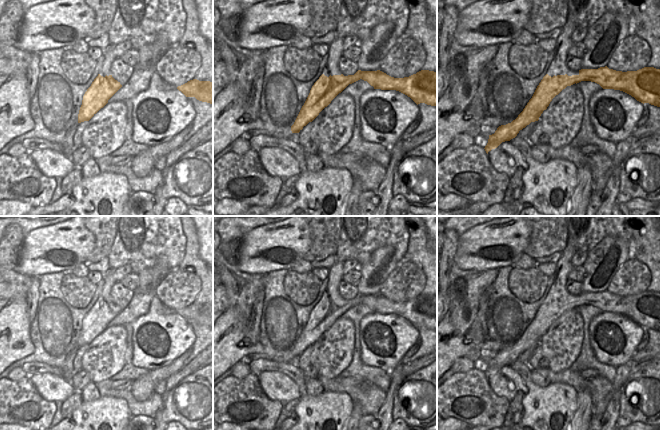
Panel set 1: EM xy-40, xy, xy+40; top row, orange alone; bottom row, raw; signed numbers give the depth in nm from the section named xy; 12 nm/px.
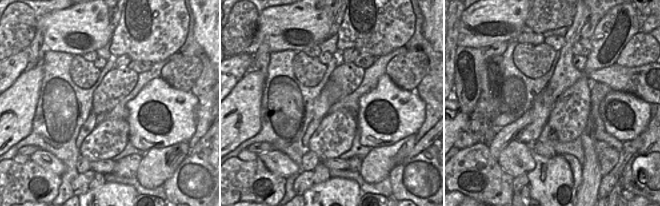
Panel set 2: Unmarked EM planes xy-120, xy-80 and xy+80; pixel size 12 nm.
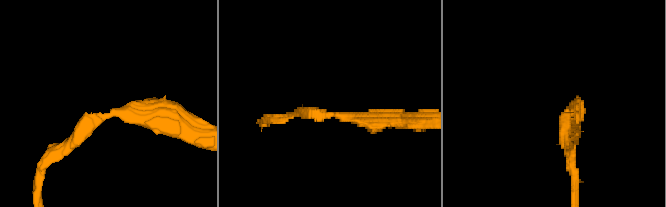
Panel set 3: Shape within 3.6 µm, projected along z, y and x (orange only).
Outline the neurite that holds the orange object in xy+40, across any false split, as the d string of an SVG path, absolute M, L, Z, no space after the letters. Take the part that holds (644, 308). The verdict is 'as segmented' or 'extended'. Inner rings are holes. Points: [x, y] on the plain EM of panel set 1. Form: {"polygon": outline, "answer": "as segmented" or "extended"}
{"polygon": "M607 290L598 293L581 293L578 299L549 300L546 298L537 310L532 322L523 335L511 347L501 349L489 359L485 375L488 378L502 366L515 362L520 354L539 344L552 323L567 310L581 305L591 305L603 313L623 315L641 327L660 331L660 293L644 291L637 295L616 295Z", "answer": "as segmented"}

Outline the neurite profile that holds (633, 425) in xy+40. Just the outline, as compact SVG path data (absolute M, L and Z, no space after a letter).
M631 422L625 428L626 430L657 430L658 426L649 426L640 422Z

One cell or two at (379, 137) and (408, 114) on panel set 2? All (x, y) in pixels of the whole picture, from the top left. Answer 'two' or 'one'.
one

